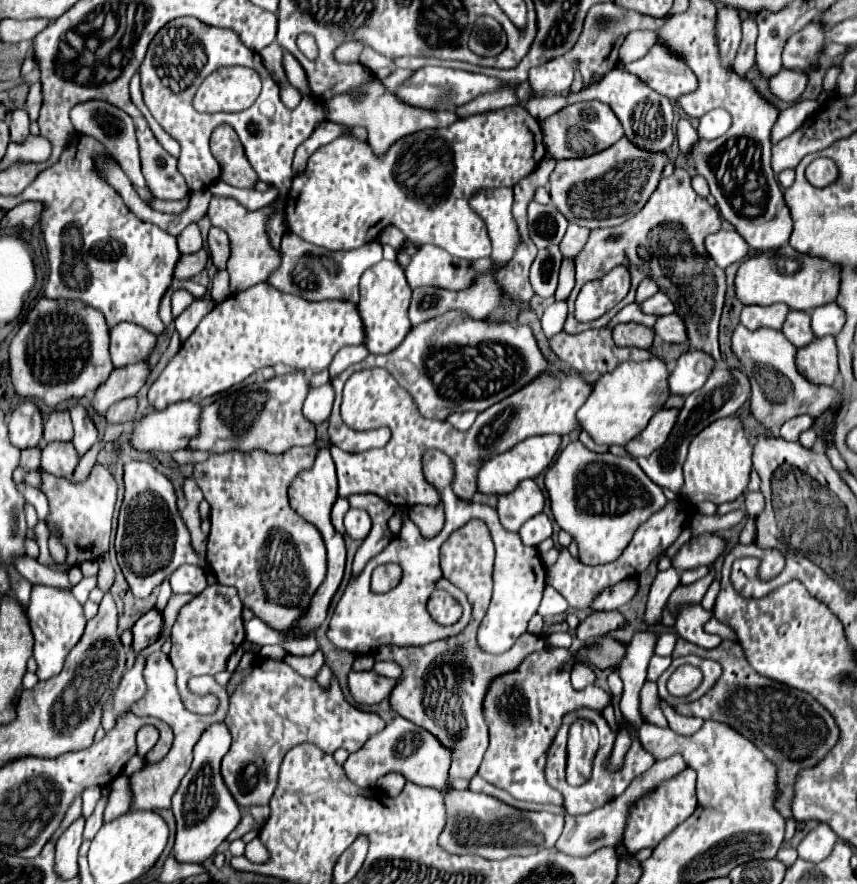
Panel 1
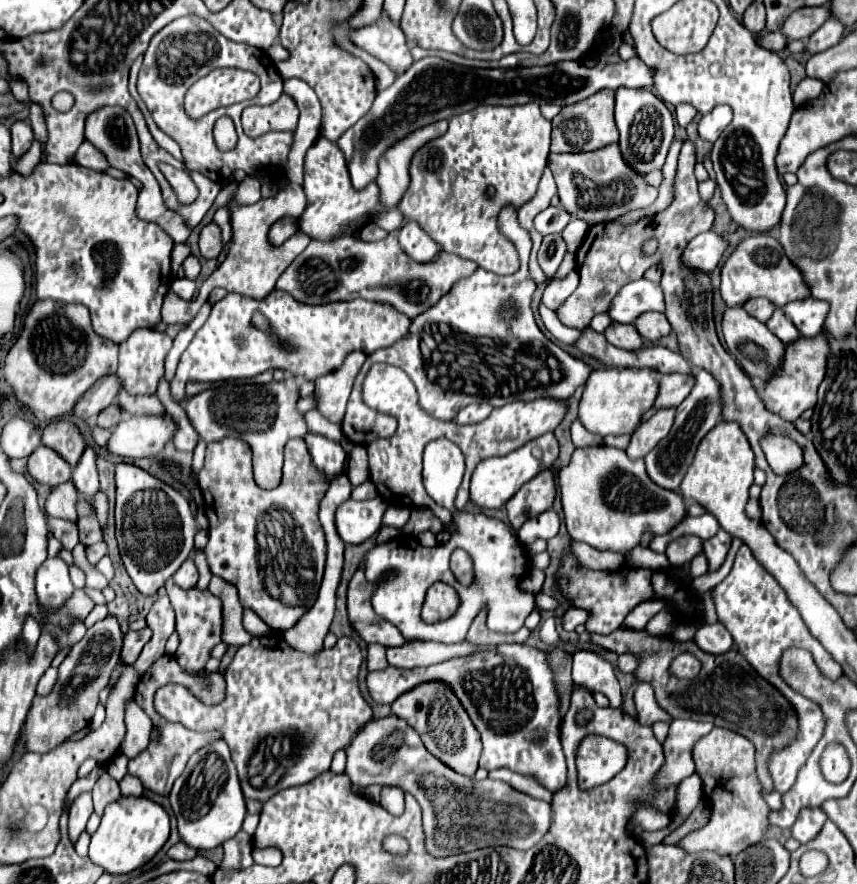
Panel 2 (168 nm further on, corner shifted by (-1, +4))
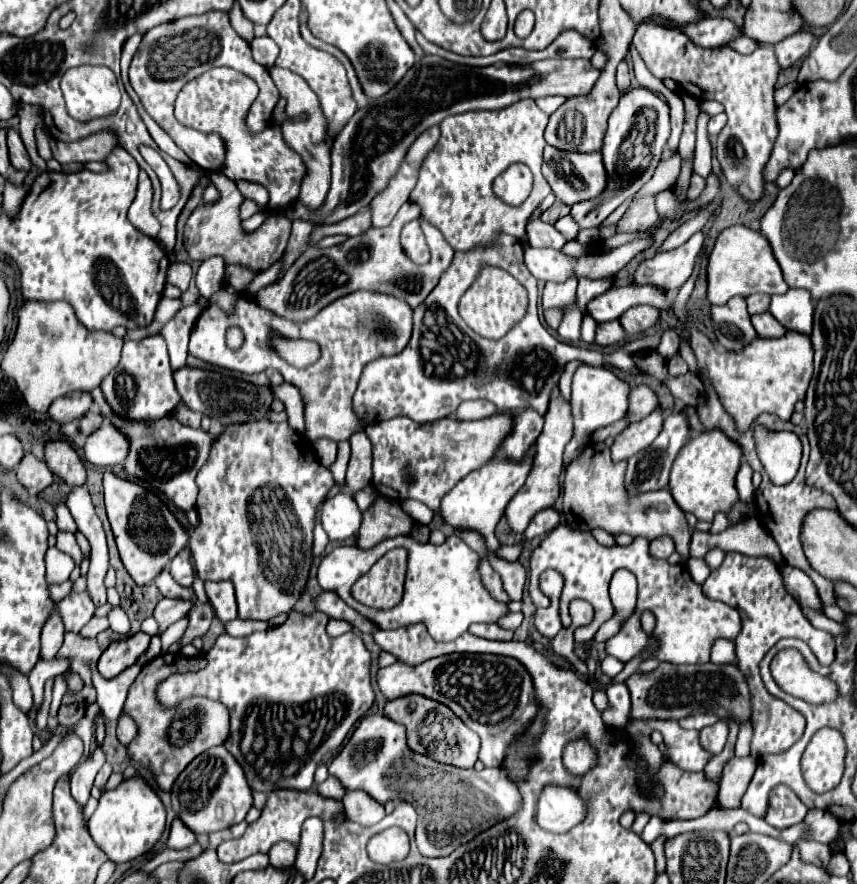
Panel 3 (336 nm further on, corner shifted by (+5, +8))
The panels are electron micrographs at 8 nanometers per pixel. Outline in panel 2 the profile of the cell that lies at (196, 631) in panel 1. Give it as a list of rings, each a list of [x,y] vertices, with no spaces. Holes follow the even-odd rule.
[[[167,580],[165,590],[167,590],[167,596],[169,596],[169,600],[175,608],[177,632],[179,632],[179,638],[181,638],[181,644],[175,652],[175,658],[185,670],[191,670],[191,672],[203,670],[211,648],[221,642],[221,628],[223,628],[221,600],[217,596],[213,596],[209,590],[199,590],[199,588],[183,590],[173,580]]]

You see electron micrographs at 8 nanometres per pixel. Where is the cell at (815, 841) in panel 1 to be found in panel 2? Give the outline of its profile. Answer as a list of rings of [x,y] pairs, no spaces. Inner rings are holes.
[[[803,808],[795,824],[791,826],[791,836],[801,844],[805,844],[819,834],[825,820],[827,820],[827,814],[821,808]]]

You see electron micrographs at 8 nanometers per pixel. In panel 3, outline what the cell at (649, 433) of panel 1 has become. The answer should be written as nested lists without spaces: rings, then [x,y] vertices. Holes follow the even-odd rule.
[[[655,408],[647,418],[643,418],[641,422],[633,422],[629,424],[613,442],[611,446],[611,458],[613,462],[619,460],[627,460],[633,454],[645,450],[661,432],[663,428],[663,410]]]

